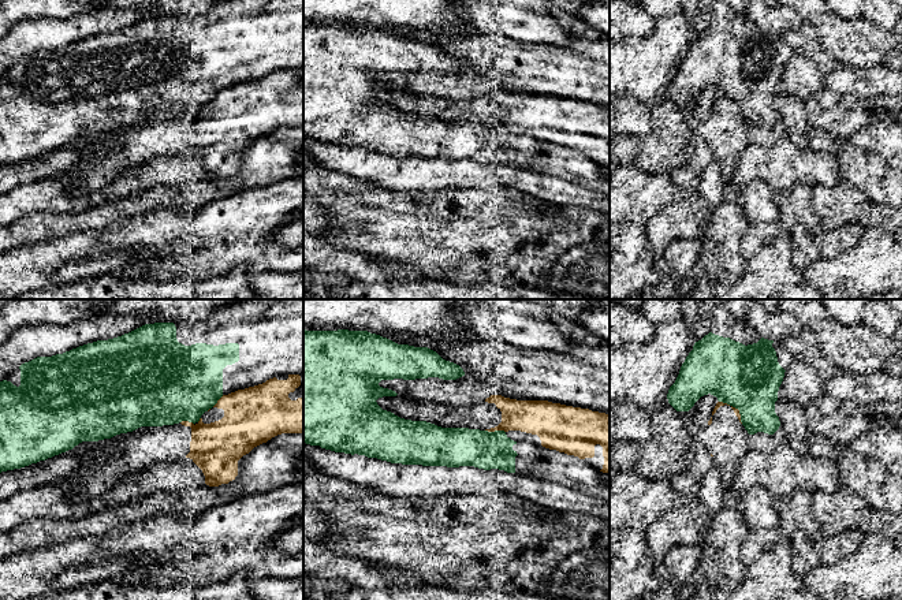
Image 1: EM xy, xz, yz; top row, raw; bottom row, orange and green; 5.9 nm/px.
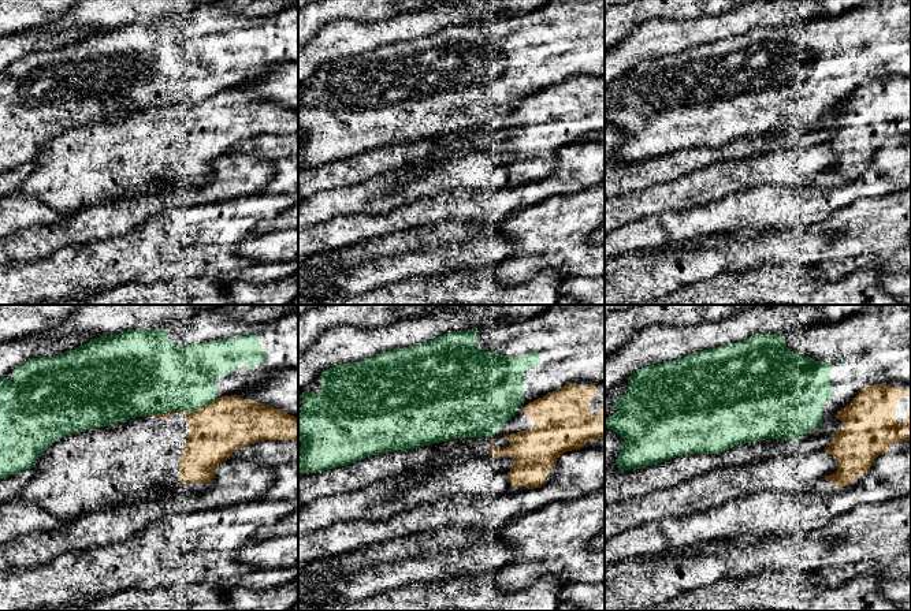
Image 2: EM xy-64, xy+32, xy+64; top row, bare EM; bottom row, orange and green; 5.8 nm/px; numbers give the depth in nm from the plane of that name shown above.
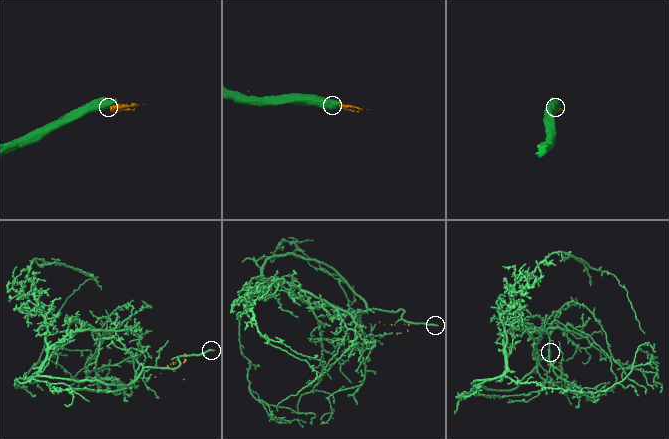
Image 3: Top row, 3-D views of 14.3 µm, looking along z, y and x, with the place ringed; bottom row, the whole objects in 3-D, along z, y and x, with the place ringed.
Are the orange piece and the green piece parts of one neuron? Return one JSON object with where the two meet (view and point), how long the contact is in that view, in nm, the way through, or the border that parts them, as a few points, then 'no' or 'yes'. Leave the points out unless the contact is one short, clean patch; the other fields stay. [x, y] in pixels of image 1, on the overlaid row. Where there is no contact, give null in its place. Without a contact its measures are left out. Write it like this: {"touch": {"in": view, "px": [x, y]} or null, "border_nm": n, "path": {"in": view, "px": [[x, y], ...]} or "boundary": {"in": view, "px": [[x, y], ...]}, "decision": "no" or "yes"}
{"touch": {"in": "xz", "px": [495, 429]}, "border_nm": 120, "decision": "no"}

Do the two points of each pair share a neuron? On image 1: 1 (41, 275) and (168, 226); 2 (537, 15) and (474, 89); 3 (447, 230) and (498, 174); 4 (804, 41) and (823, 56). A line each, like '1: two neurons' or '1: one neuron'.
1: one neuron
2: two neurons
3: two neurons
4: one neuron

